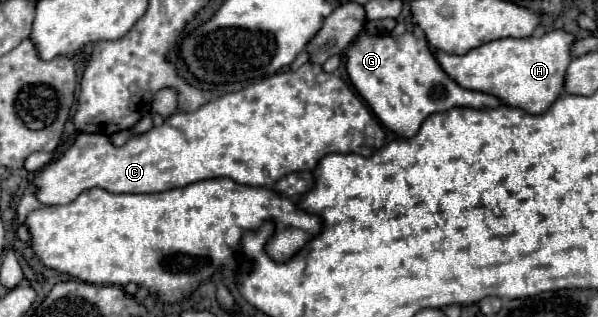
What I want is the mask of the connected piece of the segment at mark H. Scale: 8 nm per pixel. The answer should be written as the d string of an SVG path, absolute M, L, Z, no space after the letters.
M552 31L542 37L526 39L496 39L470 49L464 55L450 55L444 51L434 51L440 67L454 79L460 87L496 95L502 103L510 107L520 107L528 113L544 113L560 95L564 85L564 73L572 61L570 45L574 35L566 31Z

